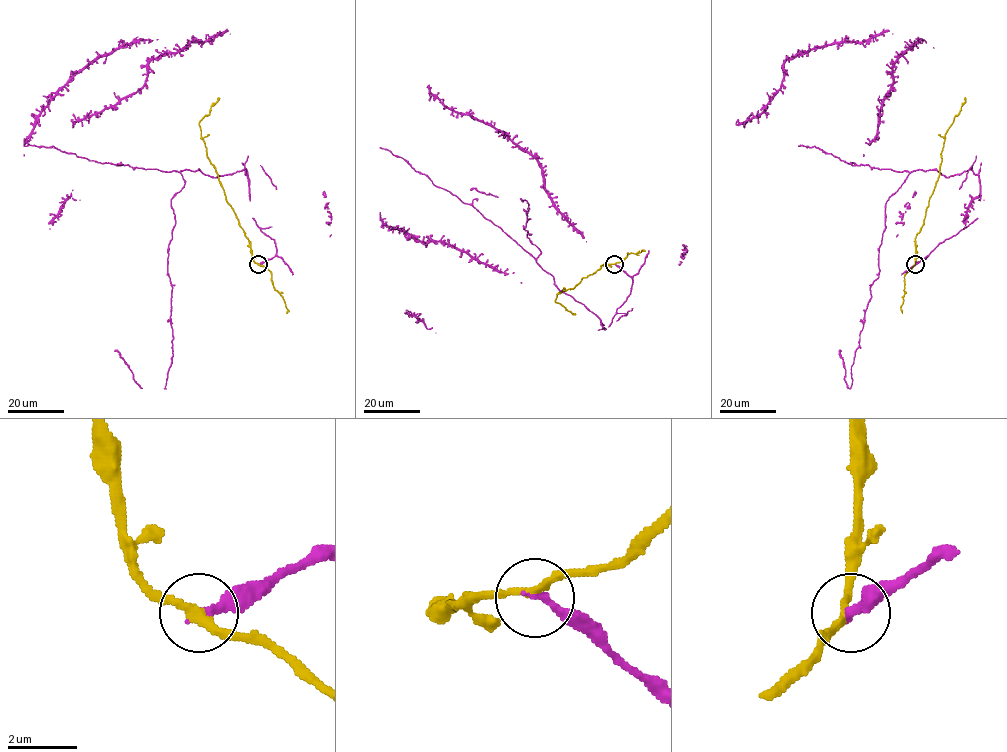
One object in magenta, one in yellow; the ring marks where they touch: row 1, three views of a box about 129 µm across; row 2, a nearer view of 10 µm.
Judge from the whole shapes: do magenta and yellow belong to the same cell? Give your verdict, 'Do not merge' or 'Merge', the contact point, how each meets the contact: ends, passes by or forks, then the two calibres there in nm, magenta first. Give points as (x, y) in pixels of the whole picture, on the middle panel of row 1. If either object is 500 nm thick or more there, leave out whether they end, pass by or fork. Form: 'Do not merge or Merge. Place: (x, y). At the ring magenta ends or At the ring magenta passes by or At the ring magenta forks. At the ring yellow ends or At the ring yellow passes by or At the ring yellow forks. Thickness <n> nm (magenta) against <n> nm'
Do not merge. Place: (614, 264). At the ring magenta ends. At the ring yellow passes by. Thickness 240 nm (magenta) against 220 nm

